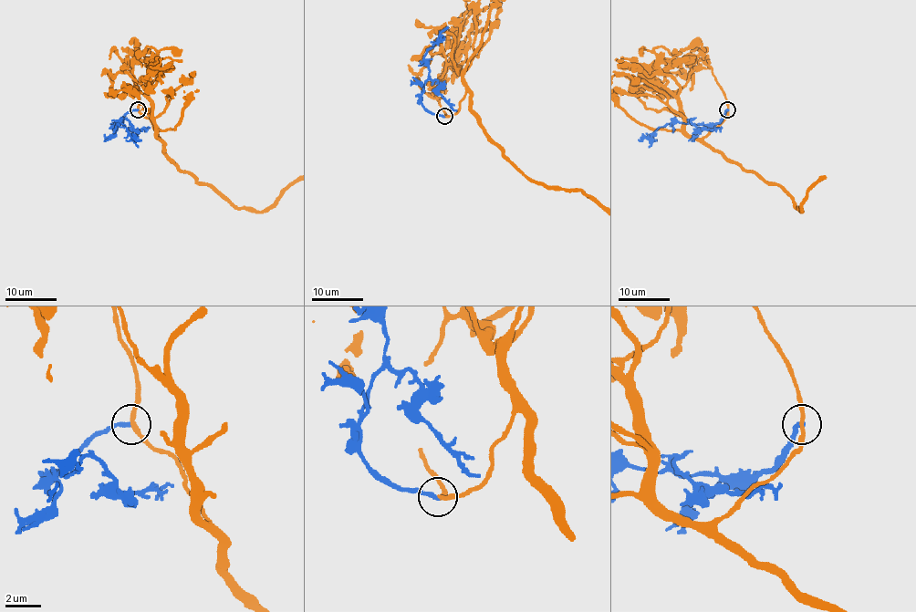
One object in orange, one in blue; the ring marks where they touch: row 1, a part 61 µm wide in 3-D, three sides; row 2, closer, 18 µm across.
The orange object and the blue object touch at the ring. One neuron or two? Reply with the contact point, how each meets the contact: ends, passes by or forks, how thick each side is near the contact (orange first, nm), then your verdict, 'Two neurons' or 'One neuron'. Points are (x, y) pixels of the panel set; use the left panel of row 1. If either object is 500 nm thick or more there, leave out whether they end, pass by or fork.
Place: (138, 109). At the ring orange passes by. At the ring blue ends. Thickness 220 nm (orange) against 240 nm. Two neurons

